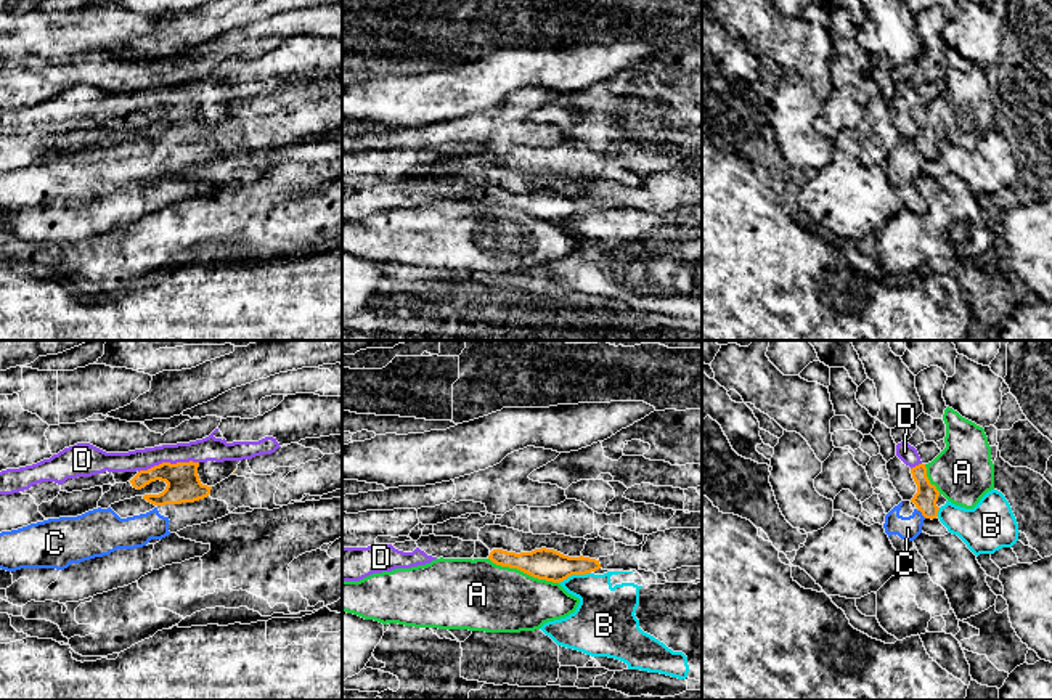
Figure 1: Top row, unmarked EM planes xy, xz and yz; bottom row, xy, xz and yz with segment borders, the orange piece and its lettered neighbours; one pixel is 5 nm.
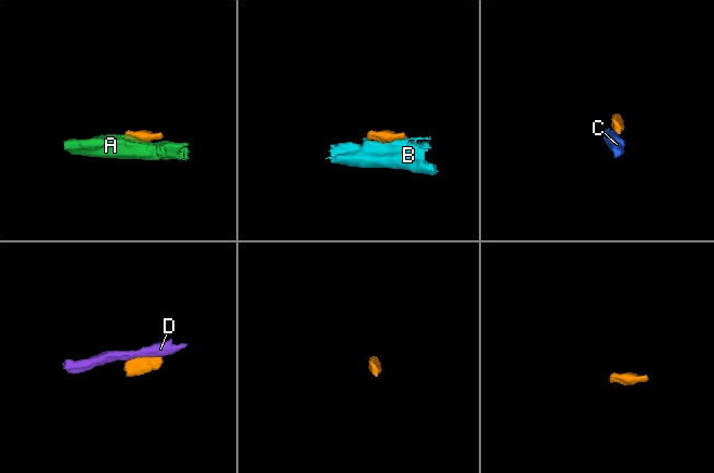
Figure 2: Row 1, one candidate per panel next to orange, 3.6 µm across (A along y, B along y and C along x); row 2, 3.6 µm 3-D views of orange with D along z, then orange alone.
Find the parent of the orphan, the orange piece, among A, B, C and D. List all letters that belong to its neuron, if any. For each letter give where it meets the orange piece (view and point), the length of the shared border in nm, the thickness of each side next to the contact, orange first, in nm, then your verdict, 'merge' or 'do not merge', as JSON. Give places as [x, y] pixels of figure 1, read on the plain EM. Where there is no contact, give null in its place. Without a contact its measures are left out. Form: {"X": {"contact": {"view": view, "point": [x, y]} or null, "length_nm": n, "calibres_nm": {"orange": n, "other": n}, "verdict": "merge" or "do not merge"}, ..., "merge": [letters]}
{"A": {"contact": {"view": "xz", "point": [524, 212]}, "length_nm": 380, "calibres_nm": {"orange": 160, "other": 360}, "verdict": "do not merge"}, "B": {"contact": {"view": "xz", "point": [574, 214]}, "length_nm": 170, "calibres_nm": {"orange": 160, "other": 260}, "verdict": "do not merge"}, "C": {"contact": {"view": "yz", "point": [921, 151]}, "length_nm": 70, "calibres_nm": {"orange": 120, "other": 120}, "verdict": "merge"}, "D": {"contact": {"view": "xy", "point": [167, 103]}, "length_nm": 300, "calibres_nm": {"orange": 170, "other": 120}, "verdict": "do not merge"}, "merge": ["C"]}

